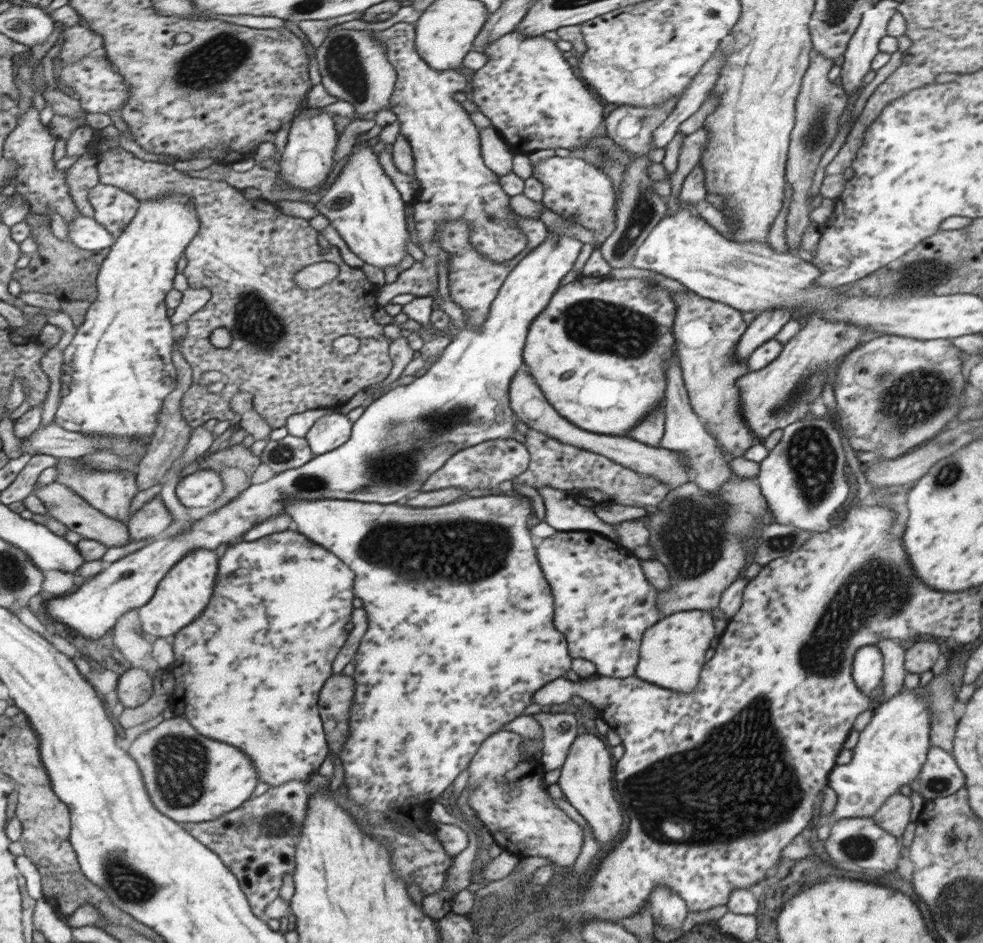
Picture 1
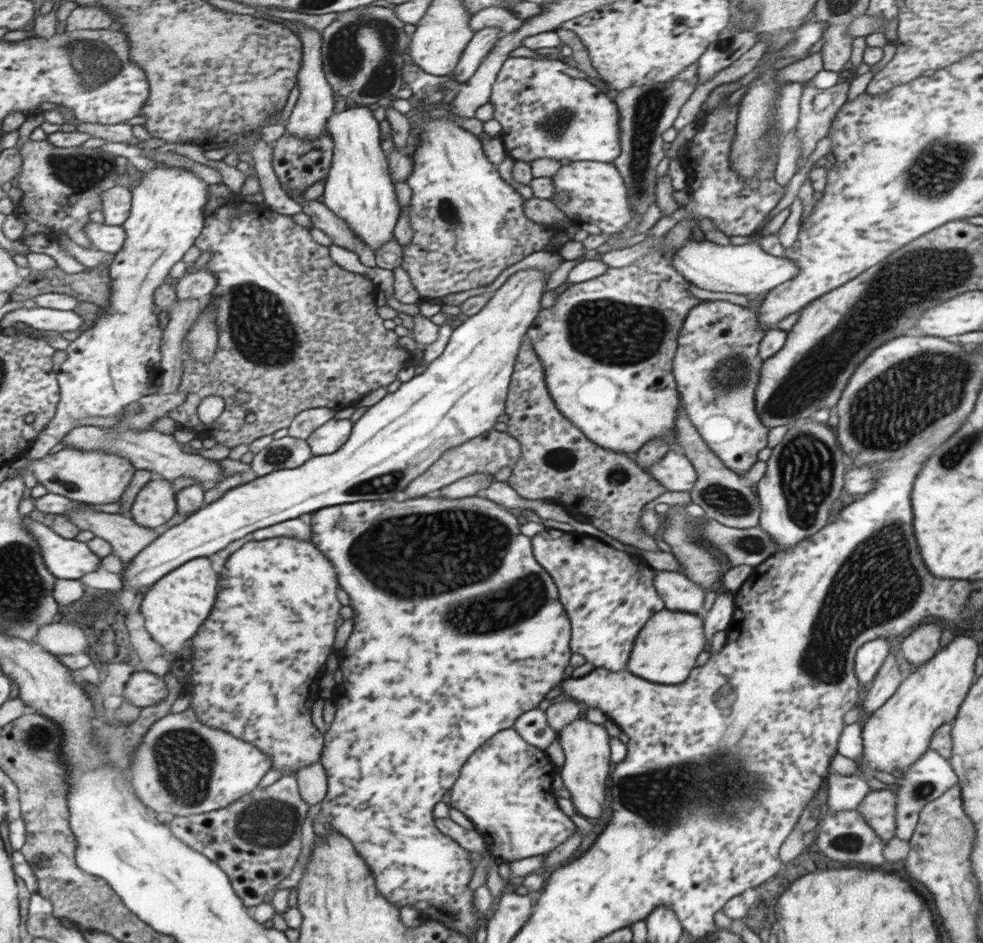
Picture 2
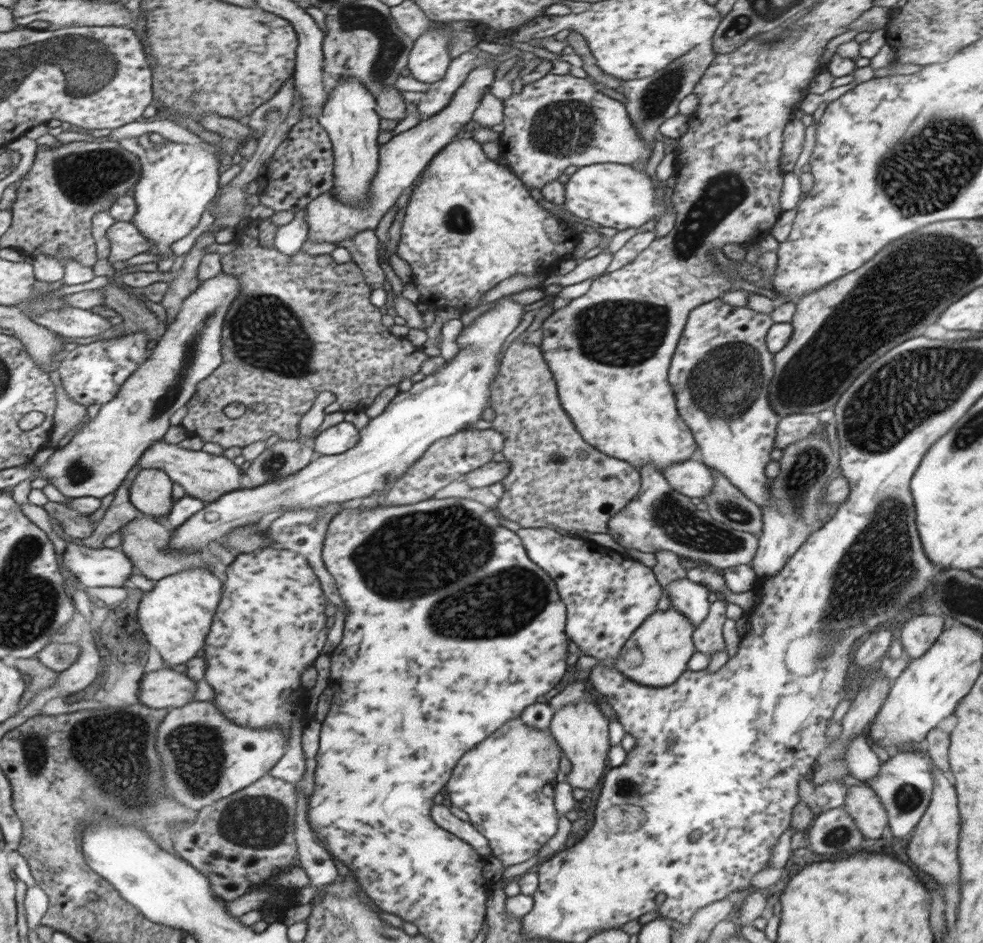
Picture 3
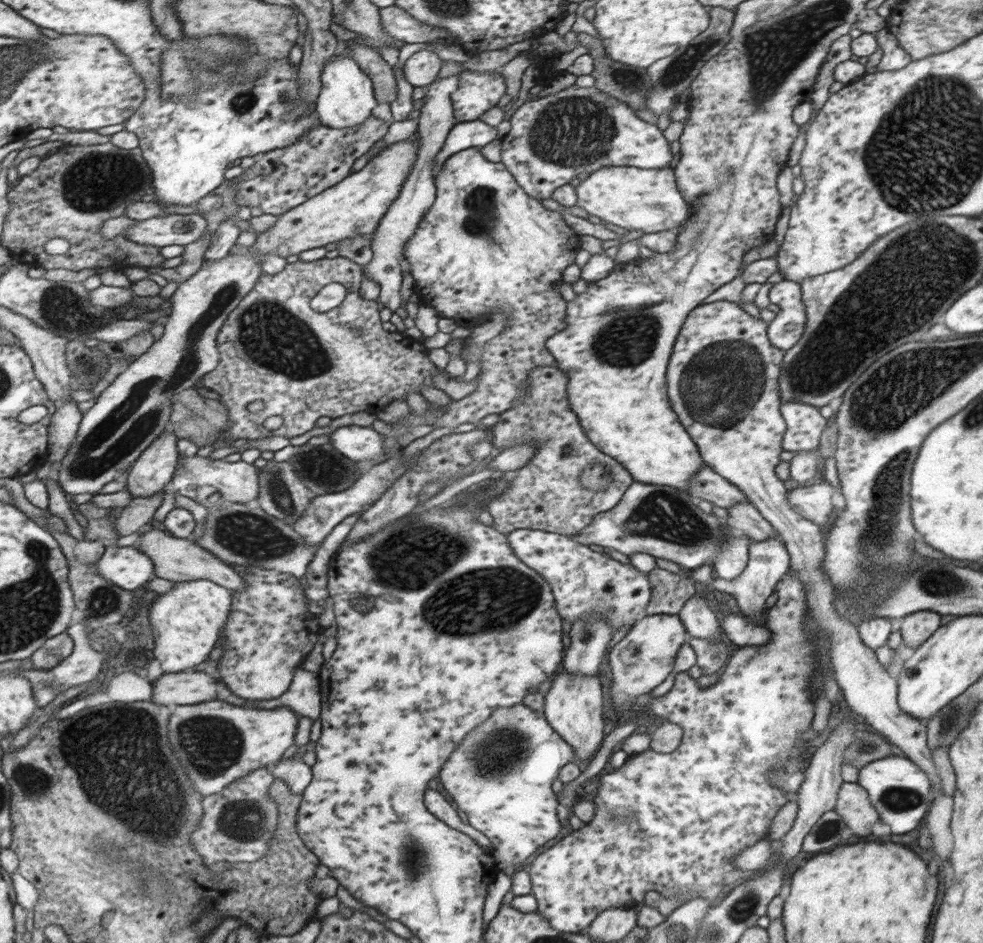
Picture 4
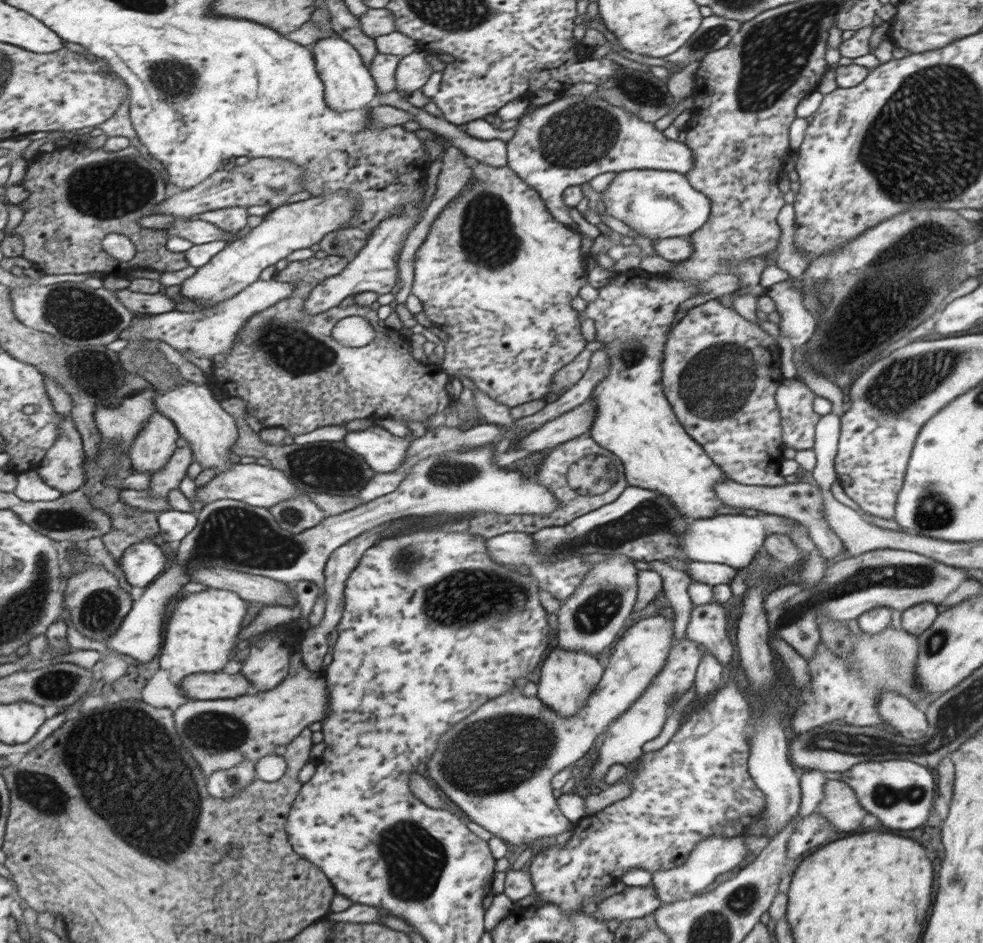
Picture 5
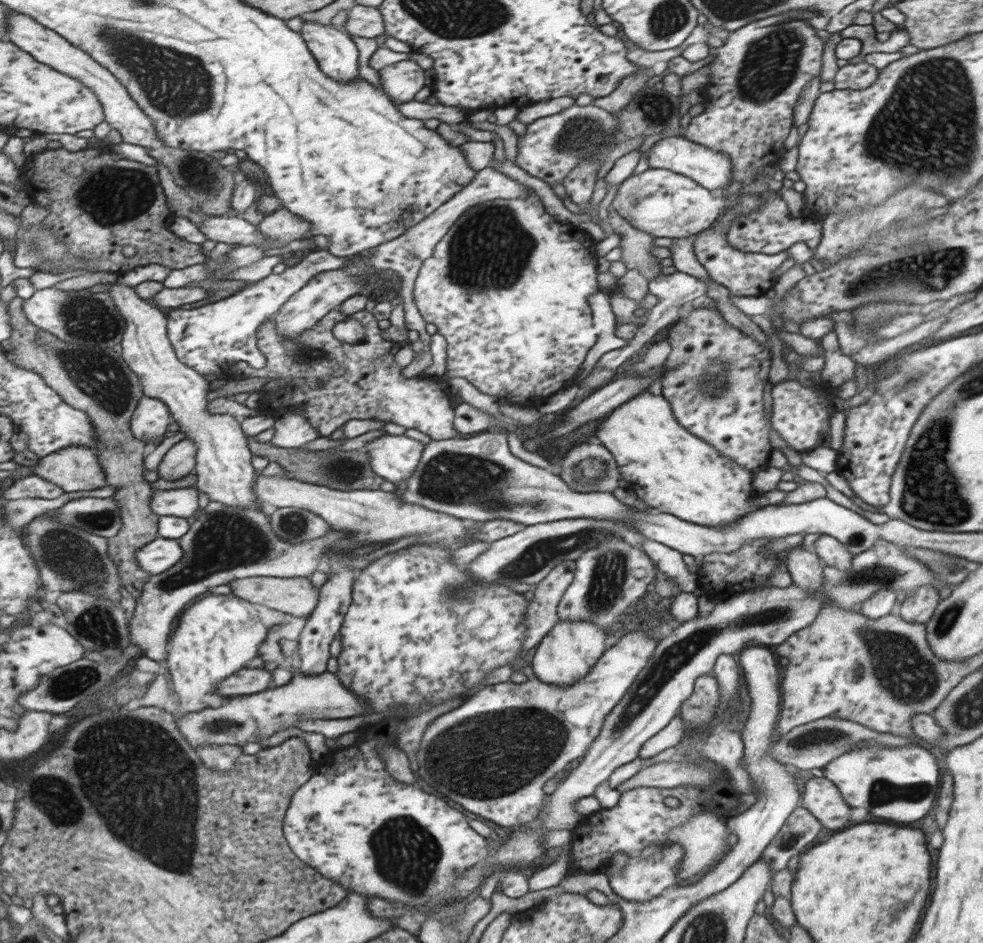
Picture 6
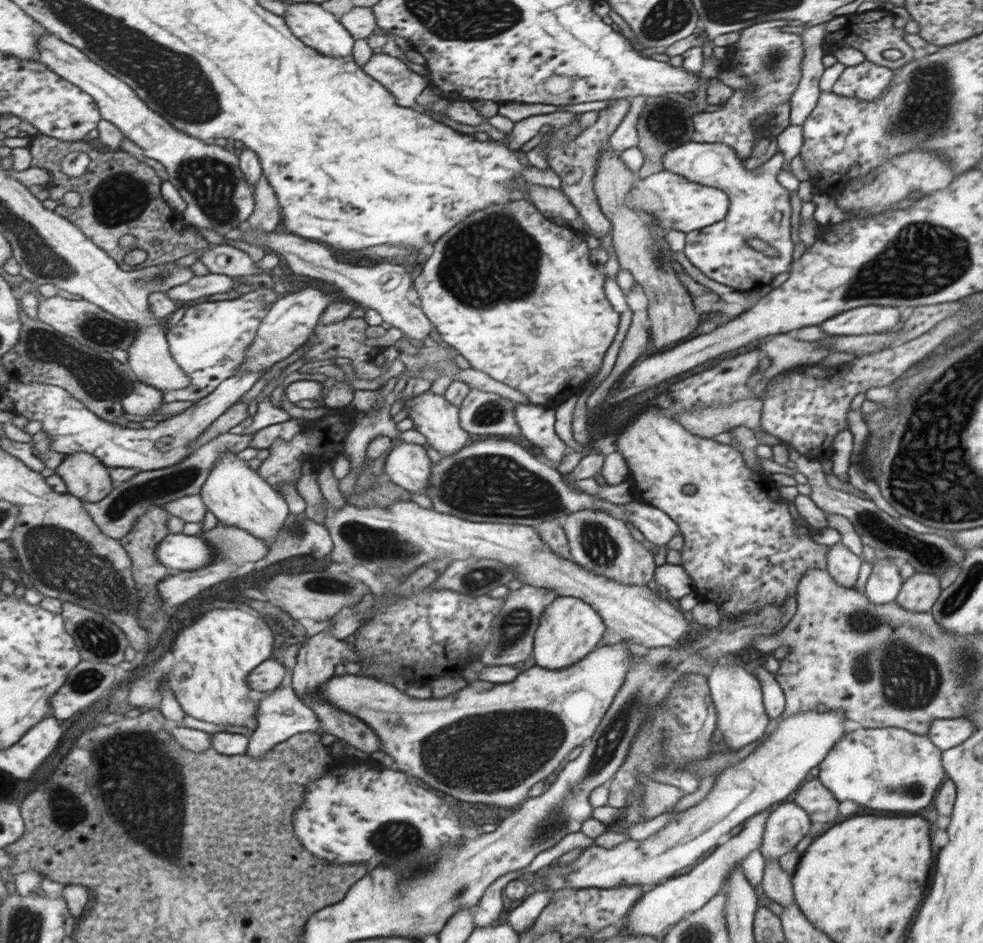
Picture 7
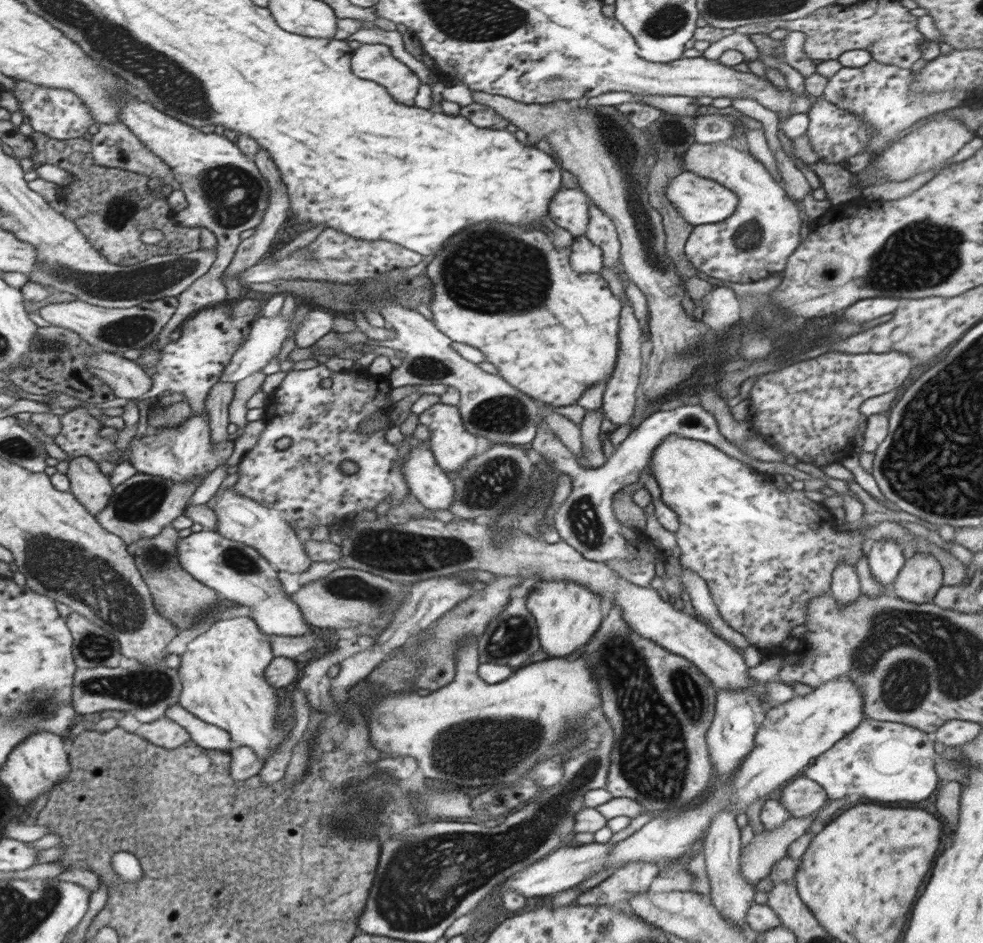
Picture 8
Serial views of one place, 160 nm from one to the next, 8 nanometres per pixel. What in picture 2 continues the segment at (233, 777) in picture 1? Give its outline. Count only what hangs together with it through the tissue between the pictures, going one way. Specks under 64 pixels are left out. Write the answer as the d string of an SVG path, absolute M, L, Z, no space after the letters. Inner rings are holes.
M188 708L157 720L132 756L132 784L142 804L175 817L228 807L257 788L272 759L247 741L202 724Z

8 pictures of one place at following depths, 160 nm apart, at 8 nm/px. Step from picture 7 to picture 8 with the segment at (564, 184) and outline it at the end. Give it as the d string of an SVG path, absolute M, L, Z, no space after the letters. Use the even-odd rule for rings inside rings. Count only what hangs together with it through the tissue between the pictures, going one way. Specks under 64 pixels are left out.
M590 203L590 220L586 227L585 237L600 248L602 258L604 258L604 263L602 263L604 268L612 268L619 264L621 244L615 232L615 225L593 203Z

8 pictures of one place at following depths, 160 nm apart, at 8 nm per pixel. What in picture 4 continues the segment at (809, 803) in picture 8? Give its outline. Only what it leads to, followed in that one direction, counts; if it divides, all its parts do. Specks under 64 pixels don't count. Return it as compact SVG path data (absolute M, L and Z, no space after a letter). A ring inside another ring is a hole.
M844 782L840 787L834 811L844 821L844 824L860 836L868 836L874 824L881 820L868 798L869 794L858 784Z

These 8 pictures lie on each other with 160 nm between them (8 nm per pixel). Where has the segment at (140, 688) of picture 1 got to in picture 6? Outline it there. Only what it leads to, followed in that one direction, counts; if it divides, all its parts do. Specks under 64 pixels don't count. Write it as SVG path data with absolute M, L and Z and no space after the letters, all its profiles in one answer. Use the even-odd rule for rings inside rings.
M244 668L228 677L216 687L216 693L232 698L252 695L268 690L273 686L272 672L266 668Z

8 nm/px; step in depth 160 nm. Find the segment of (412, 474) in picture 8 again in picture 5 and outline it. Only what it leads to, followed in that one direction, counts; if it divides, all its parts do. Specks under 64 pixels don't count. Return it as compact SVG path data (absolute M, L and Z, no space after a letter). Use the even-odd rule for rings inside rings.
M378 425L350 431L343 441L365 460L374 473L398 470L404 464L405 454L411 443Z

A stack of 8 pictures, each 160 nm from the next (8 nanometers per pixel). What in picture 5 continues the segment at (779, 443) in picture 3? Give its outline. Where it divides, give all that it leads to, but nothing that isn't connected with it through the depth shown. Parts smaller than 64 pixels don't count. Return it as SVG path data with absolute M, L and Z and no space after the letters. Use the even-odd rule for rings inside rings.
M784 378L776 391L776 402L781 414L784 447L794 450L812 449L815 428L821 416L814 411L814 392L798 378Z

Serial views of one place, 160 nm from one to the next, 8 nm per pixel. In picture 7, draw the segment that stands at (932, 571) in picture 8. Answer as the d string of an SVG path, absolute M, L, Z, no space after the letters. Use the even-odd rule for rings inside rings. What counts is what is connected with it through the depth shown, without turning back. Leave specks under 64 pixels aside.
M916 572L903 581L894 601L910 612L929 612L940 593L938 576L927 572Z

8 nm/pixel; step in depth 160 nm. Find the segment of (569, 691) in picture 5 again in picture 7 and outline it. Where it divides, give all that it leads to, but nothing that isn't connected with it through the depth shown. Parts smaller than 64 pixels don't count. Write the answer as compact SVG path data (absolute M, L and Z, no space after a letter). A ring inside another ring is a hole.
M556 596L540 617L535 632L533 654L536 665L552 670L568 668L596 650L600 646L598 642L607 636L608 630L592 606L580 598Z

